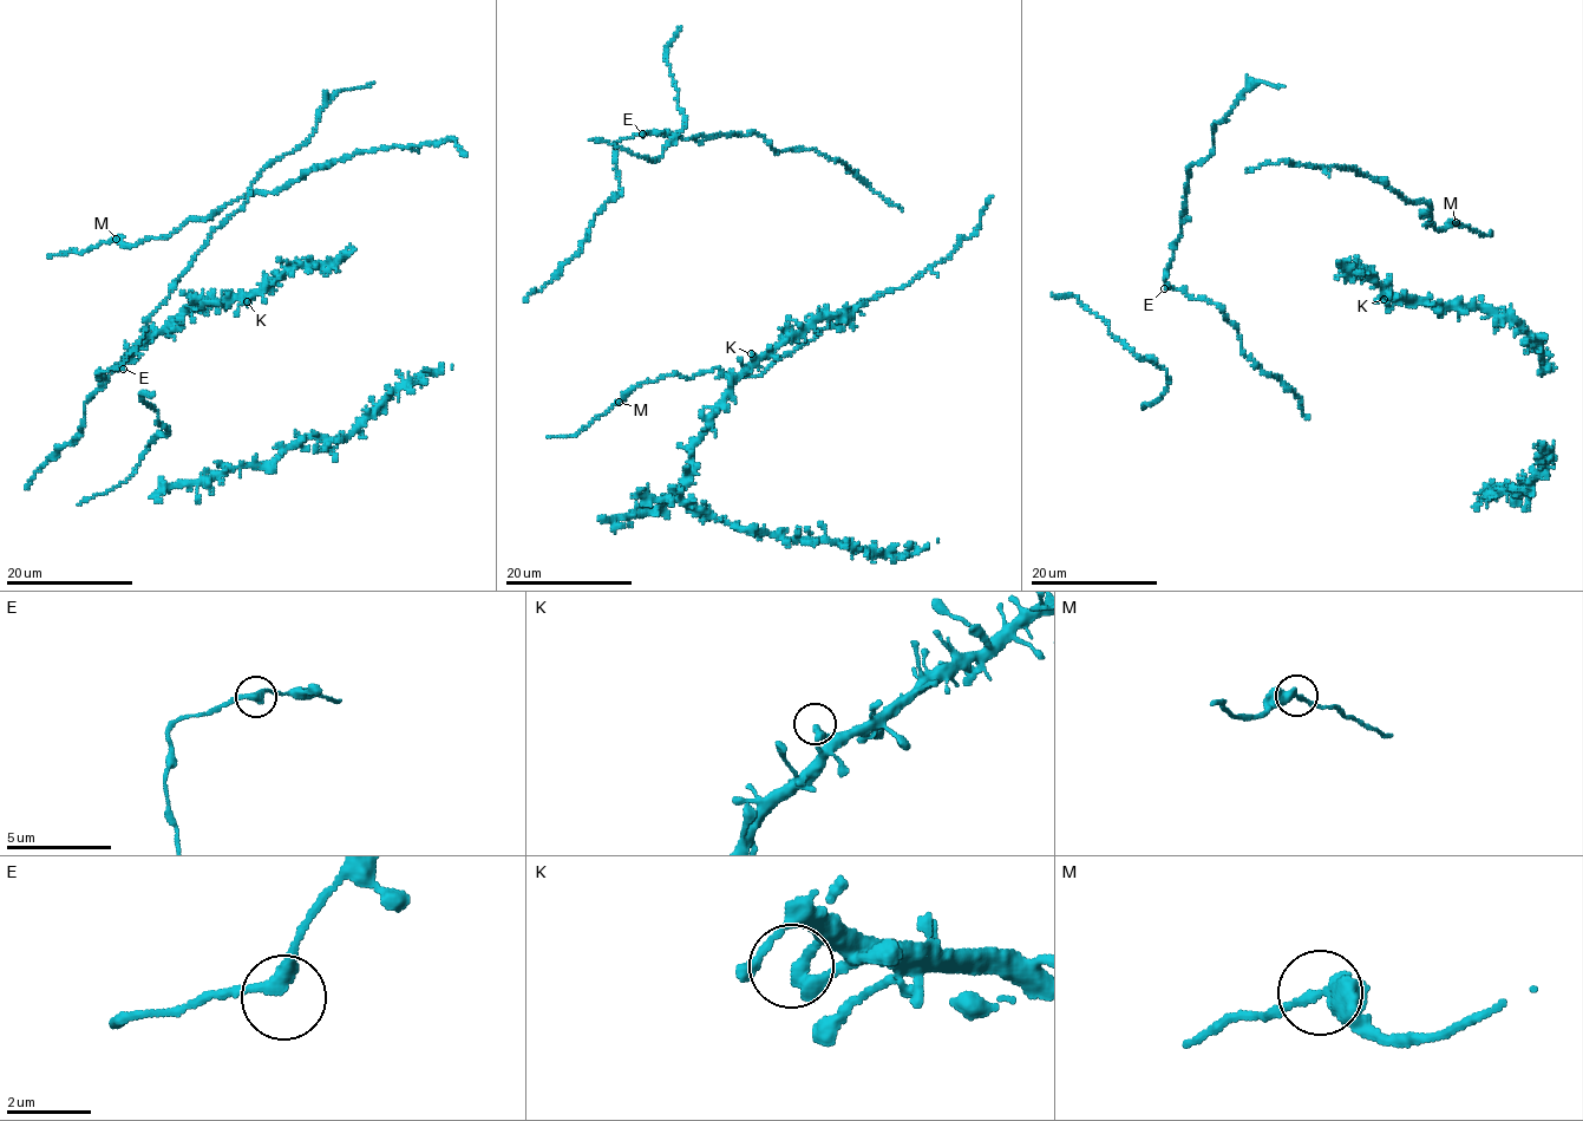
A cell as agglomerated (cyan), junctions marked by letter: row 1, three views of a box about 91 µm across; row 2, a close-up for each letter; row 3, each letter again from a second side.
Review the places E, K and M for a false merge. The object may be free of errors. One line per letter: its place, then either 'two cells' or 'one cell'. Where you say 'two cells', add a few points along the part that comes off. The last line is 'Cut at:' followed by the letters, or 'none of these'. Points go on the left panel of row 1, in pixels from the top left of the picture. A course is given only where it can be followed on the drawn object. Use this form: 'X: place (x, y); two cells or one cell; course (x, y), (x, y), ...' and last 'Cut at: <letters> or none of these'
E: place (123, 369); one cell
K: place (247, 301); one cell
M: place (116, 239); one cell
Cut at: none of these

